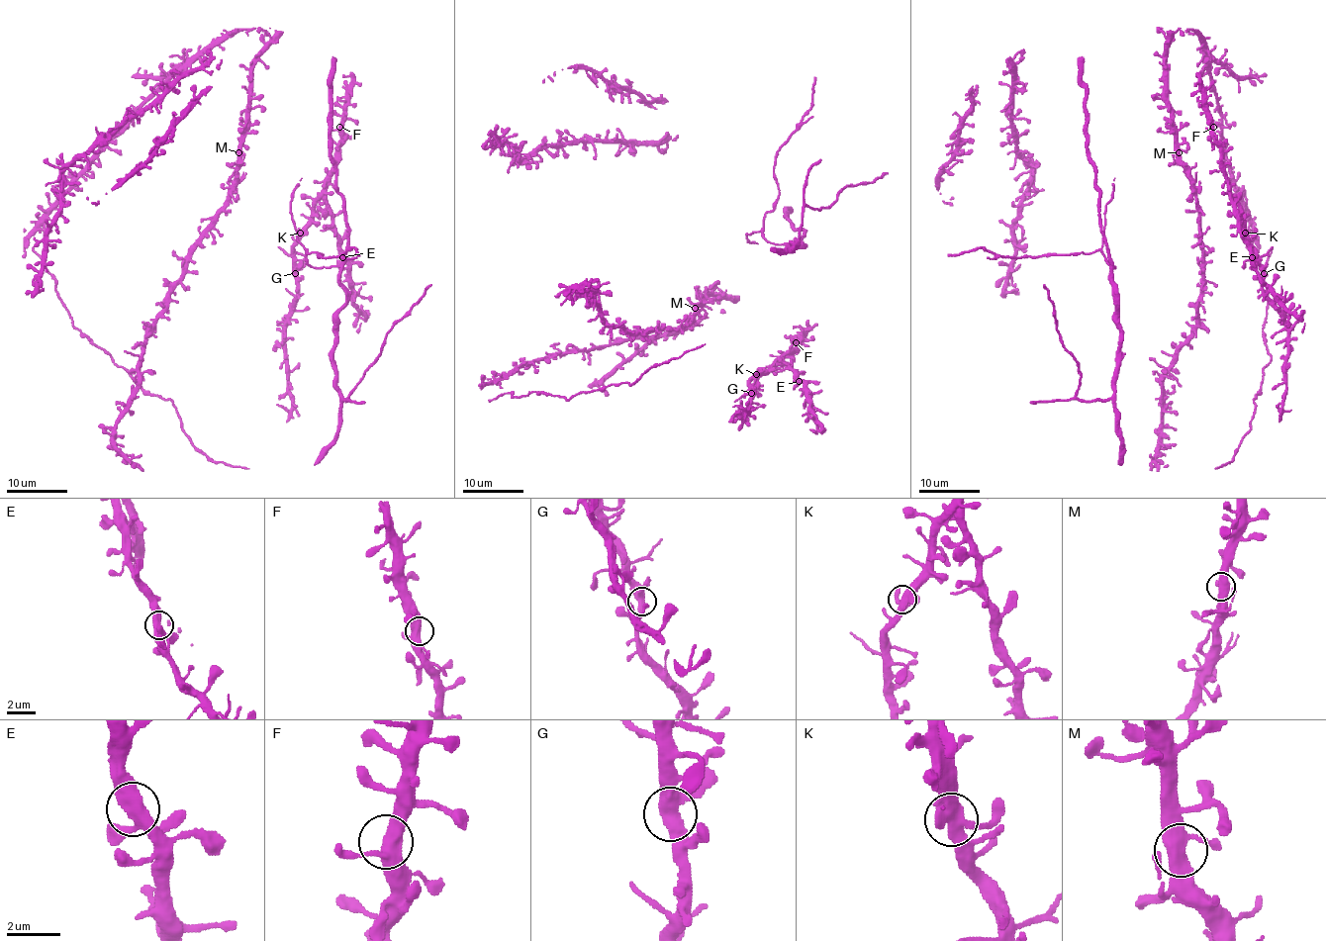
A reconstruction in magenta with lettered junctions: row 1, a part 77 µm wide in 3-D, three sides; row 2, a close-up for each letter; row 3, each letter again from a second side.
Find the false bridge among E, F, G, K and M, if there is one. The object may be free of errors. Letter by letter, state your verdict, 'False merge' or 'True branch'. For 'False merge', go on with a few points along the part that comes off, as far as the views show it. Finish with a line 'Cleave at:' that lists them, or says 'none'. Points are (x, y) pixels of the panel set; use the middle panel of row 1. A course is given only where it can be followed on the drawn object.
E: True branch
F: True branch
G: True branch
K: True branch
M: True branch
Cleave at: none

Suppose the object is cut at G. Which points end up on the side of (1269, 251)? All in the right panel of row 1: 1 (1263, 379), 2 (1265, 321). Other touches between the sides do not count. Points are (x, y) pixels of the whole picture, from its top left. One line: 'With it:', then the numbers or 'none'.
With it: 1, 2

